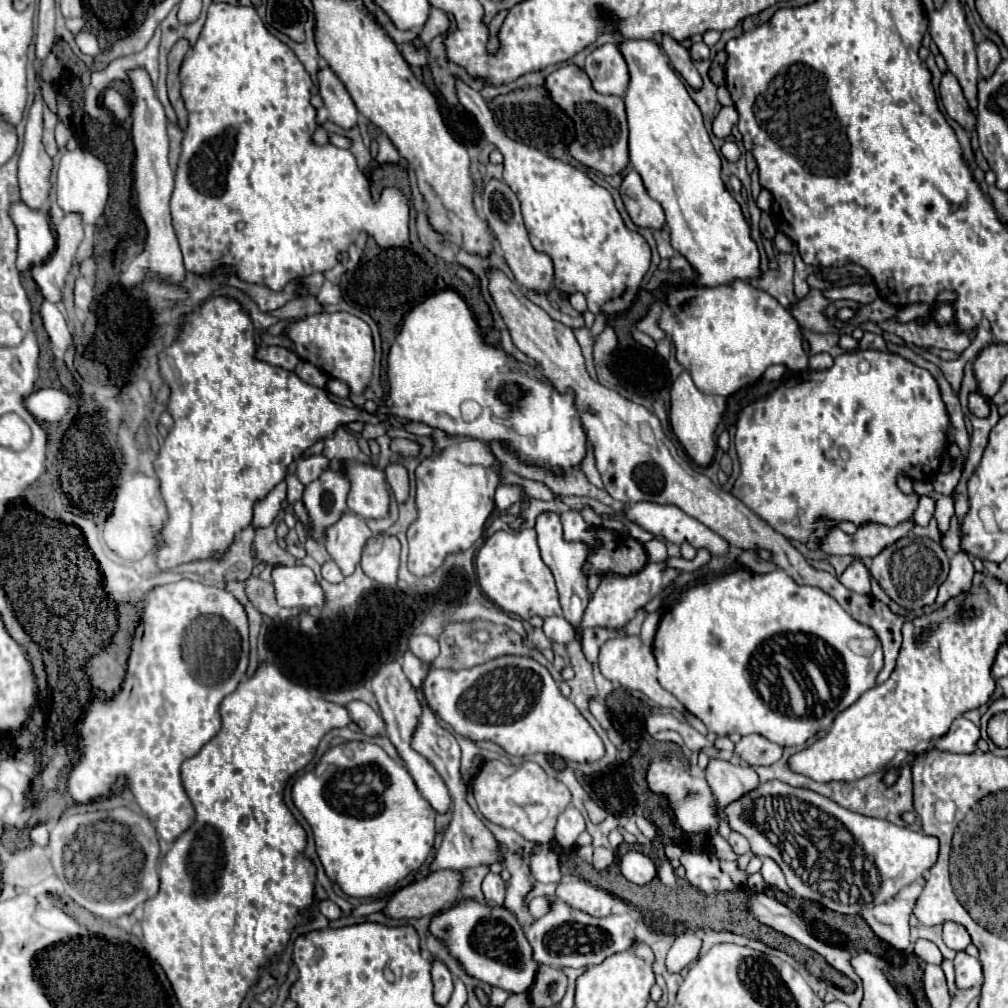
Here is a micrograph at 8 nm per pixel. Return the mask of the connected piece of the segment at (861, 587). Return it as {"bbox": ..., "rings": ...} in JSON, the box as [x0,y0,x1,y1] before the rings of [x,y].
{"bbox":[839,560,869,594],"rings":[[[859,560],[859,562],[853,562],[841,576],[839,576],[839,582],[843,586],[847,586],[849,590],[857,592],[857,594],[869,594],[869,572],[865,568],[865,564]]]}

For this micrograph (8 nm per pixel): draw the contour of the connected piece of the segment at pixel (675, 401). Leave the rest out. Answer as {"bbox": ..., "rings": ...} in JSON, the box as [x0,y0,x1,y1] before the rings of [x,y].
{"bbox":[671,370,725,464],"rings":[[[683,370],[679,374],[679,378],[673,382],[671,388],[671,428],[675,432],[675,436],[679,438],[679,442],[683,444],[683,448],[687,450],[689,458],[695,464],[709,464],[713,460],[715,454],[715,440],[713,440],[713,432],[721,420],[721,414],[725,410],[725,398],[717,396],[717,394],[705,394],[701,392],[691,374],[687,370]]]}

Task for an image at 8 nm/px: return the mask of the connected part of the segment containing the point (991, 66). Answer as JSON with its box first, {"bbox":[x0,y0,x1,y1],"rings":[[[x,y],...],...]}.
{"bbox":[977,40,1001,78],"rings":[[[983,40],[977,44],[977,62],[979,62],[979,72],[983,78],[989,78],[993,70],[997,68],[997,62],[1001,62],[1001,54],[995,42]]]}

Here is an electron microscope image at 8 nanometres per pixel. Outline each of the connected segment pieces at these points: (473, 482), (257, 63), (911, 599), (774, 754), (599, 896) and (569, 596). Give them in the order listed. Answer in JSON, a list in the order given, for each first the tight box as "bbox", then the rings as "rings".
[{"bbox":[407,440,501,576],"rings":[[[463,440],[447,446],[433,460],[419,464],[417,472],[417,520],[407,530],[409,572],[415,576],[433,574],[449,554],[473,546],[495,510],[495,490],[501,484],[501,462],[481,440]]]},{"bbox":[171,2,375,292],"rings":[[[227,2],[211,4],[205,28],[197,44],[185,56],[179,76],[181,76],[181,98],[189,114],[187,118],[189,126],[185,130],[183,144],[181,144],[181,158],[179,158],[179,168],[175,174],[175,190],[171,196],[171,214],[173,214],[173,228],[177,230],[177,238],[179,238],[179,246],[183,252],[187,272],[209,280],[213,278],[215,272],[225,268],[227,274],[237,276],[243,282],[267,286],[269,290],[279,292],[297,276],[309,276],[313,272],[325,272],[333,268],[337,264],[337,256],[345,252],[351,242],[357,240],[361,230],[369,234],[369,222],[371,222],[373,206],[375,206],[375,202],[371,200],[371,192],[369,192],[369,180],[357,168],[355,156],[349,150],[343,150],[331,144],[319,146],[313,142],[313,132],[319,128],[317,112],[309,104],[309,98],[311,98],[309,88],[313,86],[313,80],[305,72],[295,52],[285,42],[281,42],[275,34],[271,34],[271,30],[259,18],[255,8],[231,6]]]},{"bbox":[869,534,949,612],"rings":[[[911,534],[887,546],[881,554],[877,554],[871,560],[869,572],[893,602],[913,612],[923,610],[925,606],[931,606],[935,602],[939,586],[945,582],[949,574],[949,558],[939,542]]]},{"bbox":[735,734,783,766],"rings":[[[759,734],[743,736],[735,744],[735,754],[751,766],[773,766],[775,762],[781,760],[781,752],[783,748],[779,744],[769,742]]]},{"bbox":[555,878,615,916],"rings":[[[579,878],[559,882],[555,894],[559,900],[563,900],[569,906],[583,910],[591,916],[609,916],[613,904],[615,904],[615,898],[609,892],[599,890]]]},{"bbox":[535,512,589,640],"rings":[[[541,512],[537,516],[535,522],[535,530],[539,536],[539,548],[541,548],[541,556],[543,562],[551,568],[555,580],[557,580],[557,590],[561,596],[561,608],[563,608],[563,616],[565,620],[569,620],[575,628],[577,628],[577,640],[581,640],[581,618],[585,612],[585,606],[589,602],[589,594],[587,594],[587,576],[583,572],[583,562],[587,558],[587,546],[581,546],[581,542],[565,542],[563,540],[563,530],[561,530],[561,522],[559,516],[555,512]]]}]

